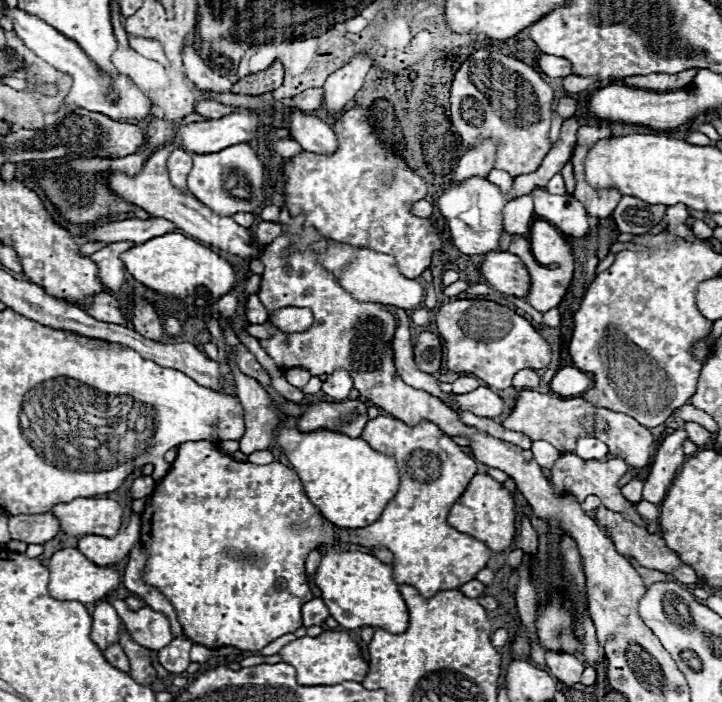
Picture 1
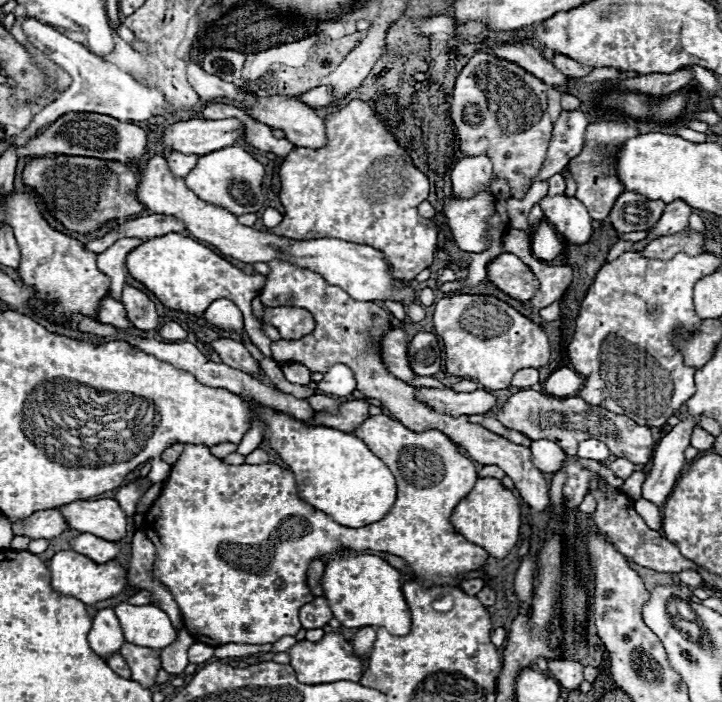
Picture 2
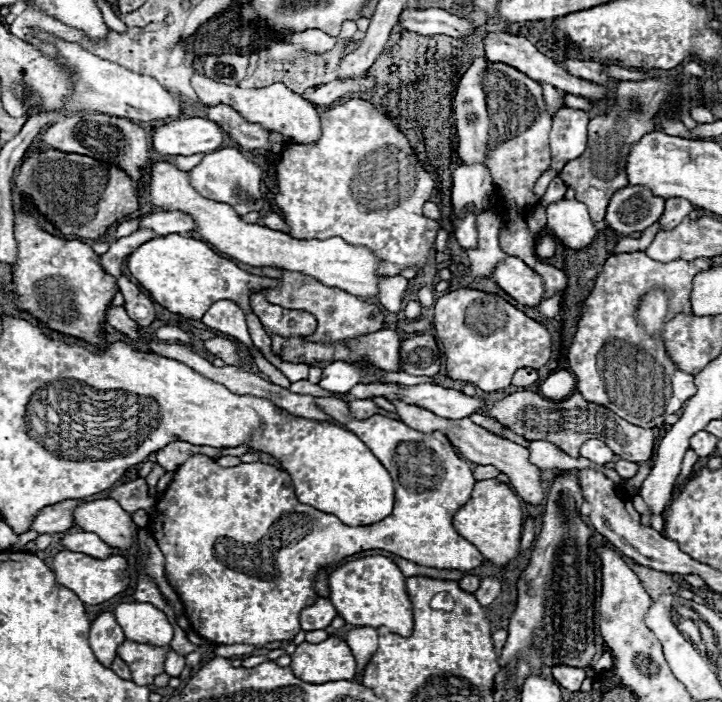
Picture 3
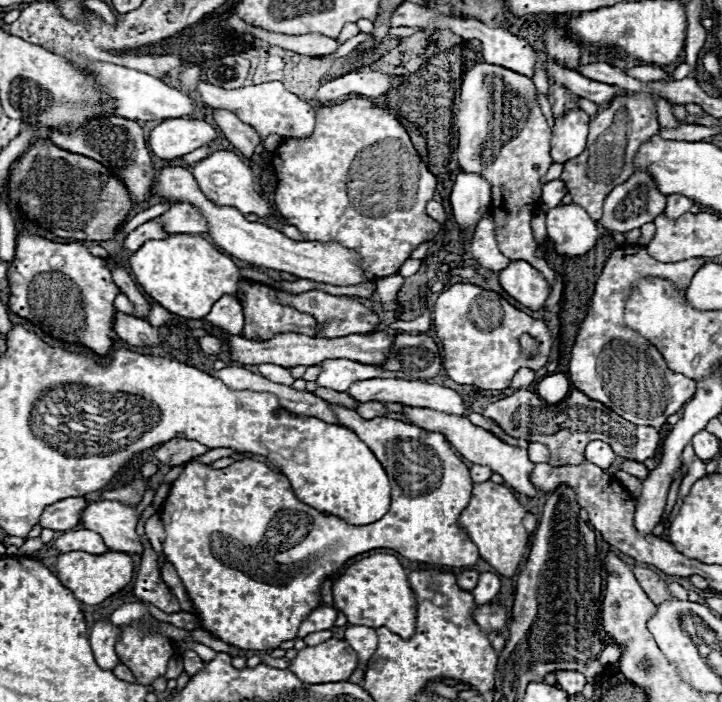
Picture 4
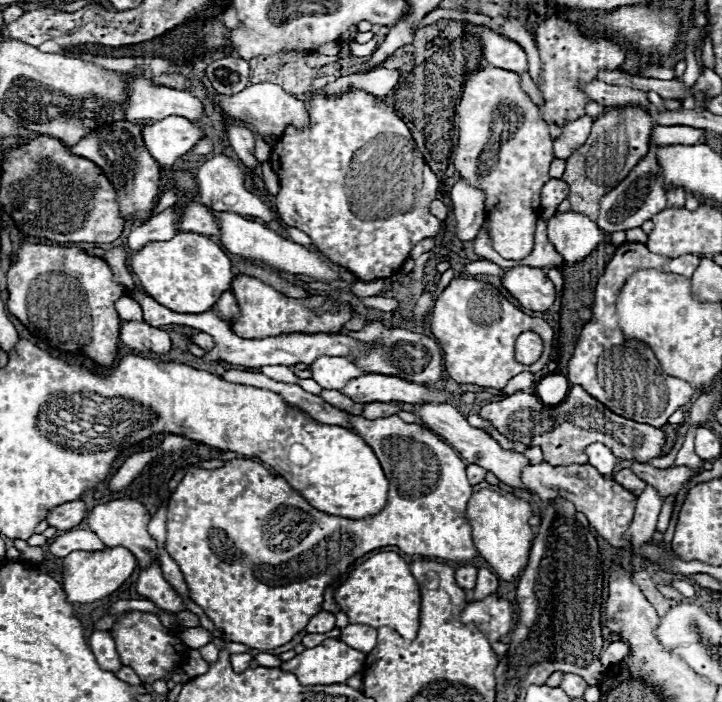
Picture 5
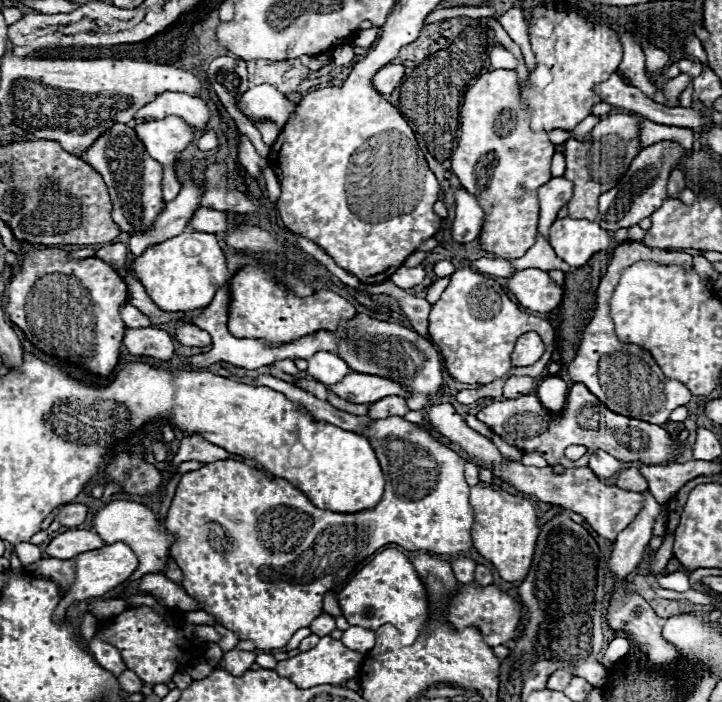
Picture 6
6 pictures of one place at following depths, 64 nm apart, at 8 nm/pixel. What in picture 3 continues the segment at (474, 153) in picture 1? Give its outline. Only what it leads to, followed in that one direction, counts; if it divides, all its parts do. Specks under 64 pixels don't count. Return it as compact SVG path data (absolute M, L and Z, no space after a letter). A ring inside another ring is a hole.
M460 164L452 174L452 206L456 214L474 204L478 210L488 210L494 198L494 184L486 164Z

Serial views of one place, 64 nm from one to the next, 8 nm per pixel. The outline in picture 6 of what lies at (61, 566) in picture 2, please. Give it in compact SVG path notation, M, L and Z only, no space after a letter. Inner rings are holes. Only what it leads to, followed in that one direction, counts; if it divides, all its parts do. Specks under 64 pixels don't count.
M116 542L110 546L104 546L100 550L90 550L90 552L82 552L78 556L72 558L74 560L74 582L68 588L66 596L62 598L60 606L62 610L66 610L72 602L80 602L80 600L90 600L90 598L100 598L104 594L108 594L112 588L116 588L118 584L122 584L136 568L138 568L138 558L132 552L132 548L124 542Z

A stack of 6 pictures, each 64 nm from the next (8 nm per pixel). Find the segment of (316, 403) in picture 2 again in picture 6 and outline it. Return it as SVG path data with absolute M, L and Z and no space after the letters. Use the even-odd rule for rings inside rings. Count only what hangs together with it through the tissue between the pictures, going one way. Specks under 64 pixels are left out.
M400 416L374 420L374 424L362 430L362 436L370 440L380 460L386 488L380 504L360 514L320 510L290 482L236 460L210 462L182 476L166 518L166 530L174 536L170 556L184 572L184 590L204 606L204 612L232 630L238 640L252 640L260 650L286 646L296 630L306 628L314 616L322 614L324 594L344 584L356 562L386 544L398 544L410 552L424 550L444 556L468 556L472 550L470 528L474 514L468 504L470 486L464 480L466 460Z

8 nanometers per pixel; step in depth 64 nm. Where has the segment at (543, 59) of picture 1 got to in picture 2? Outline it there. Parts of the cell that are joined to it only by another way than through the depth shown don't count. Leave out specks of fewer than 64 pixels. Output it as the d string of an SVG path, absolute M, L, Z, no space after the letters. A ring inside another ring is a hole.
M556 54L548 60L550 60L550 64L554 64L554 68L558 68L558 72L562 72L564 76L570 76L570 78L582 78L592 70L592 68L580 66L576 60L570 60L568 56L562 56L562 54Z

